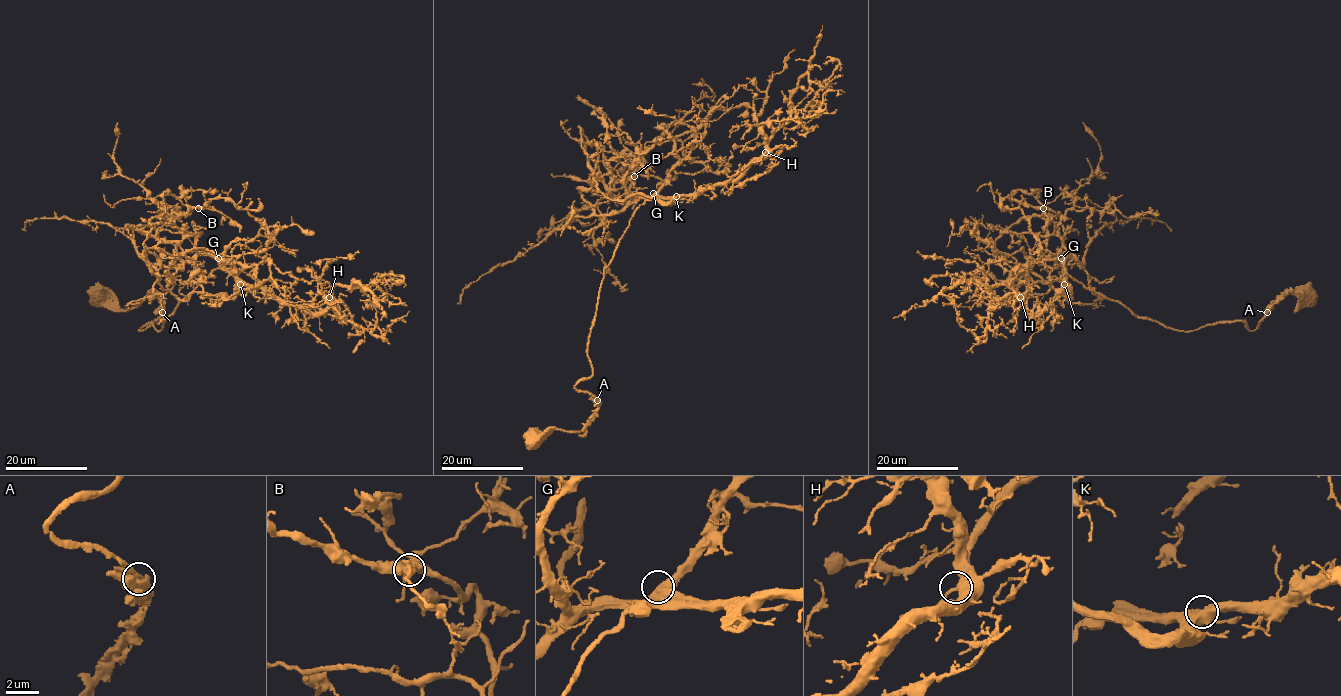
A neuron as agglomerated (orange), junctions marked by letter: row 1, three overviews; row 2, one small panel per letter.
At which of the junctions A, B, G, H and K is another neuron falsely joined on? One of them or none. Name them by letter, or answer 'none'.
none

